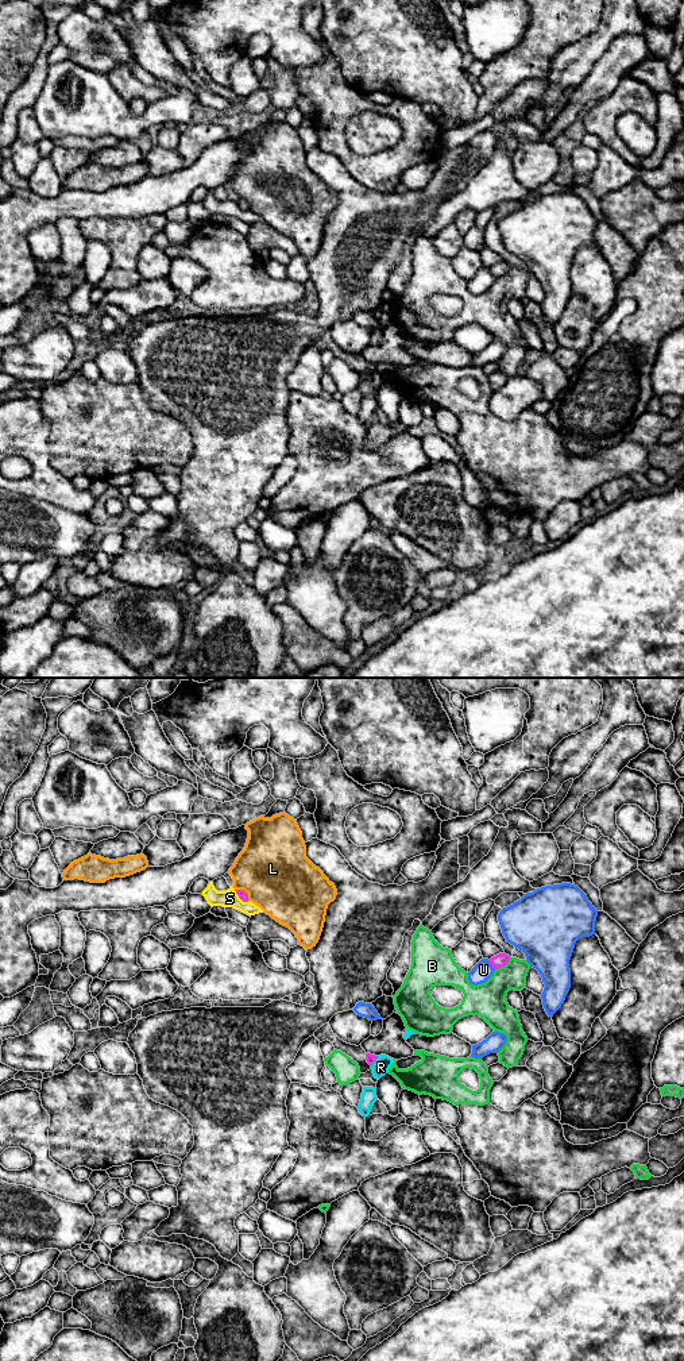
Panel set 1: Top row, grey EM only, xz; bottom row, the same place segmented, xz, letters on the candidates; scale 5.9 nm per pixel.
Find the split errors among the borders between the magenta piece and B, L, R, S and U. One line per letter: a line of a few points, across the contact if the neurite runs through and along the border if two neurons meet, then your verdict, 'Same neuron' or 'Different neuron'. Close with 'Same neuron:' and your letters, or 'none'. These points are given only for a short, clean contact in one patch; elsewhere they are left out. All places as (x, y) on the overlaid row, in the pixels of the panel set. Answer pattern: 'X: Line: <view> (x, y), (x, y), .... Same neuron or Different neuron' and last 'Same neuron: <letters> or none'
B: Different neuron
L: Different neuron
R: Line: xz (378, 1056), (371, 1067). Different neuron
S: Line: xz (234, 890), (243, 901), (248, 901). Different neuron
U: Different neuron
Same neuron: none

